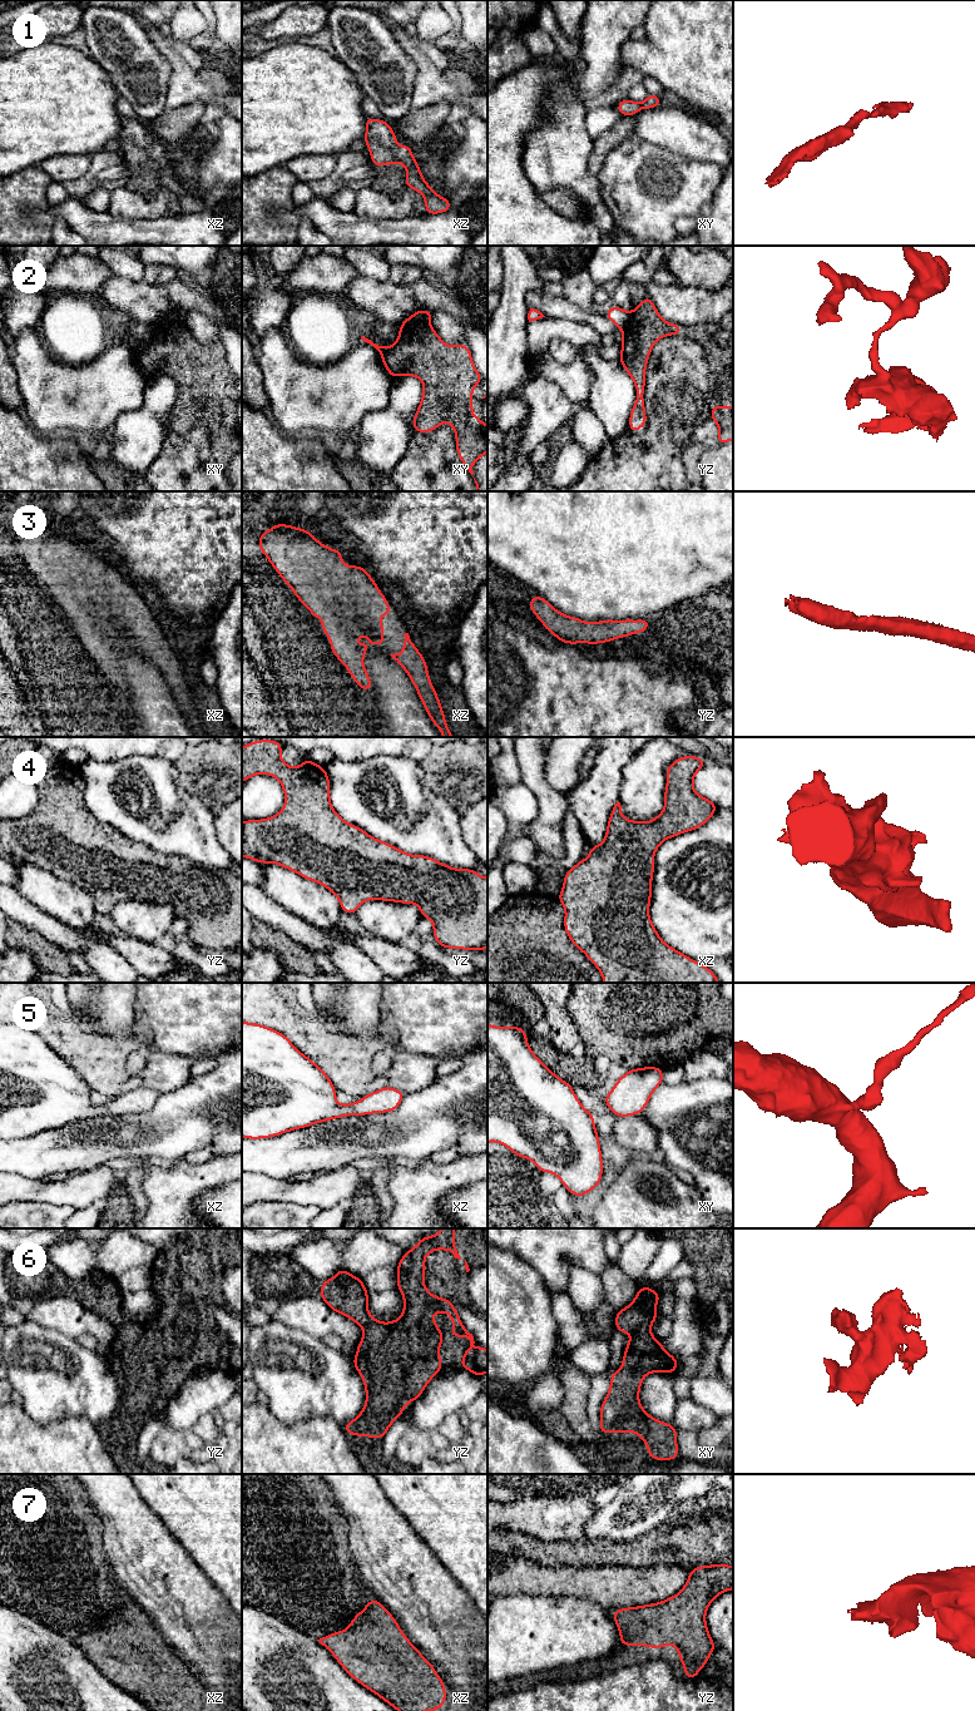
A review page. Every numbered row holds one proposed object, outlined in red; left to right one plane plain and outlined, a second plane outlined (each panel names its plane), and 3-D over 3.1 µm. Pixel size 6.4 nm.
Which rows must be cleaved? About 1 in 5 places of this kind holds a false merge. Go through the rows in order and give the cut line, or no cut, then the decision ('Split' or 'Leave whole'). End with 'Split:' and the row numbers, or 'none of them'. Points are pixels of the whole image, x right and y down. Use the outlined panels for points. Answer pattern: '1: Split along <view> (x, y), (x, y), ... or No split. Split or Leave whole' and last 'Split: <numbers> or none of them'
1: No split. Leave whole
2: Split along xy (411, 316), (427, 322). Split
3: No split. Leave whole
4: No split. Leave whole
5: No split. Leave whole
6: No split. Leave whole
7: No split. Leave whole
Split: 2

